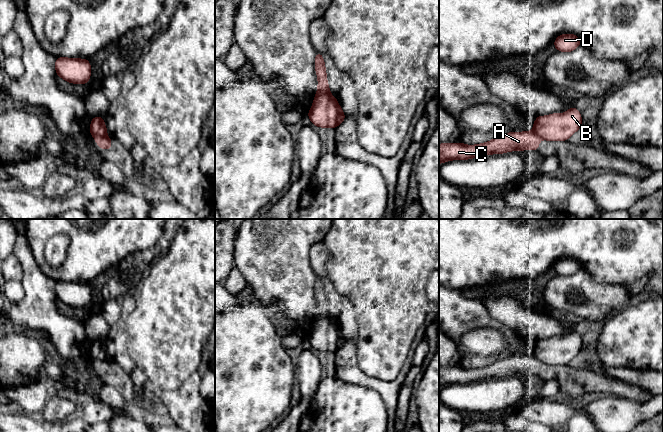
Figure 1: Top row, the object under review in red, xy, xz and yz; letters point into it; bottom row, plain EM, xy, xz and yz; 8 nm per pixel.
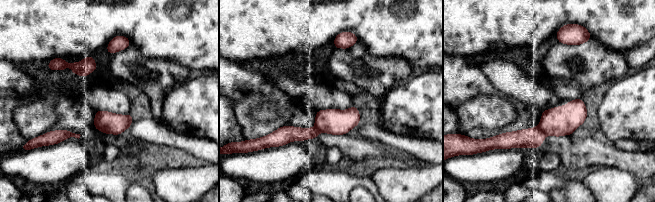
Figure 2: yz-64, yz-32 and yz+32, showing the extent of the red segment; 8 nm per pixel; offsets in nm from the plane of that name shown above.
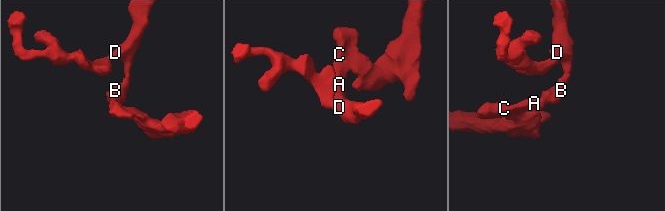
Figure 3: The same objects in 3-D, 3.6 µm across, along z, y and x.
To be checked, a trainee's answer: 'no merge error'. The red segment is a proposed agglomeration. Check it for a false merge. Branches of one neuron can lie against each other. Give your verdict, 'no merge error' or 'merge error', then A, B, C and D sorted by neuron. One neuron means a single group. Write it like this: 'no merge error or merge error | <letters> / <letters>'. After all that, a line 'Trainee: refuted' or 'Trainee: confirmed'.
merge error | A C / B D
Trainee: refuted

